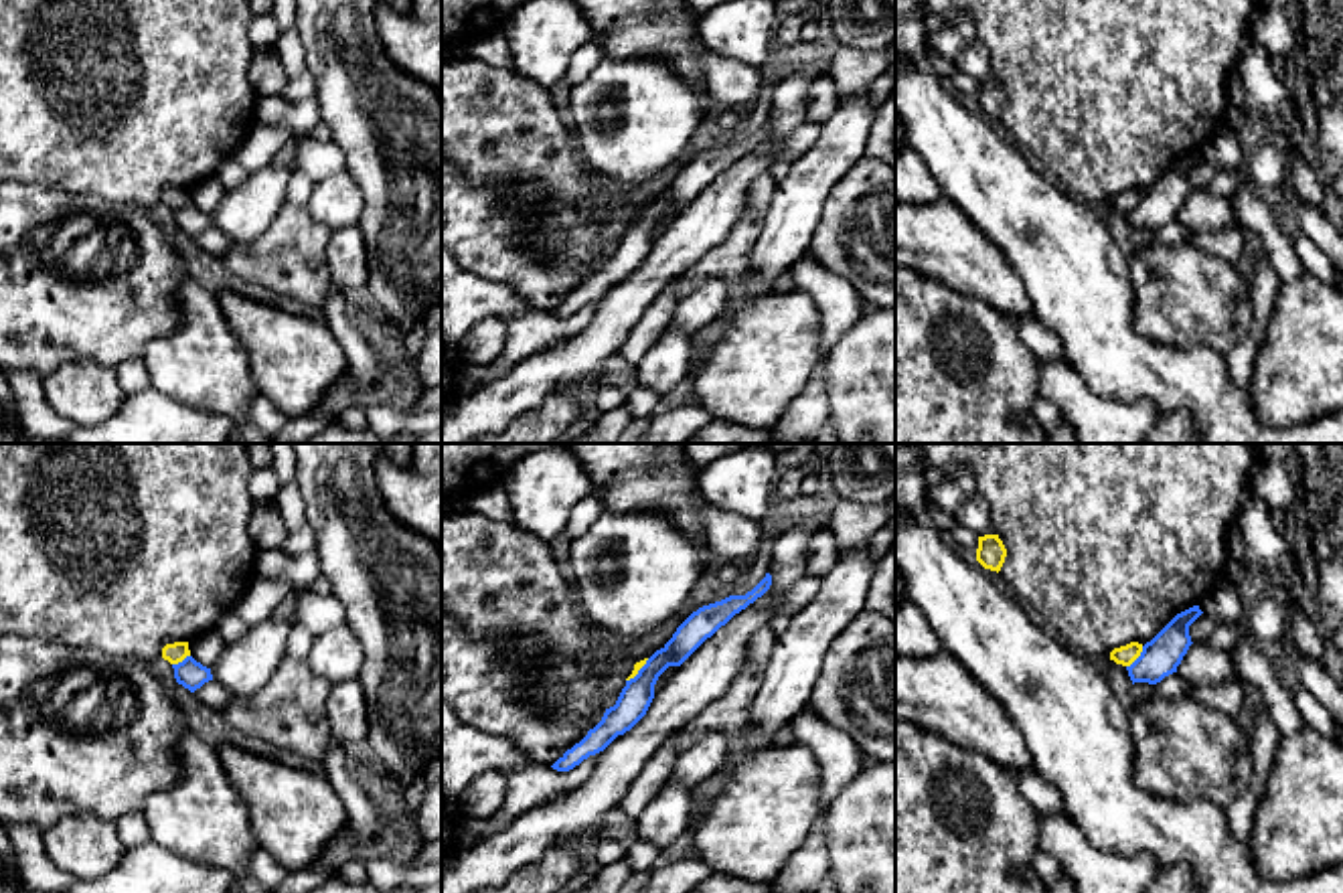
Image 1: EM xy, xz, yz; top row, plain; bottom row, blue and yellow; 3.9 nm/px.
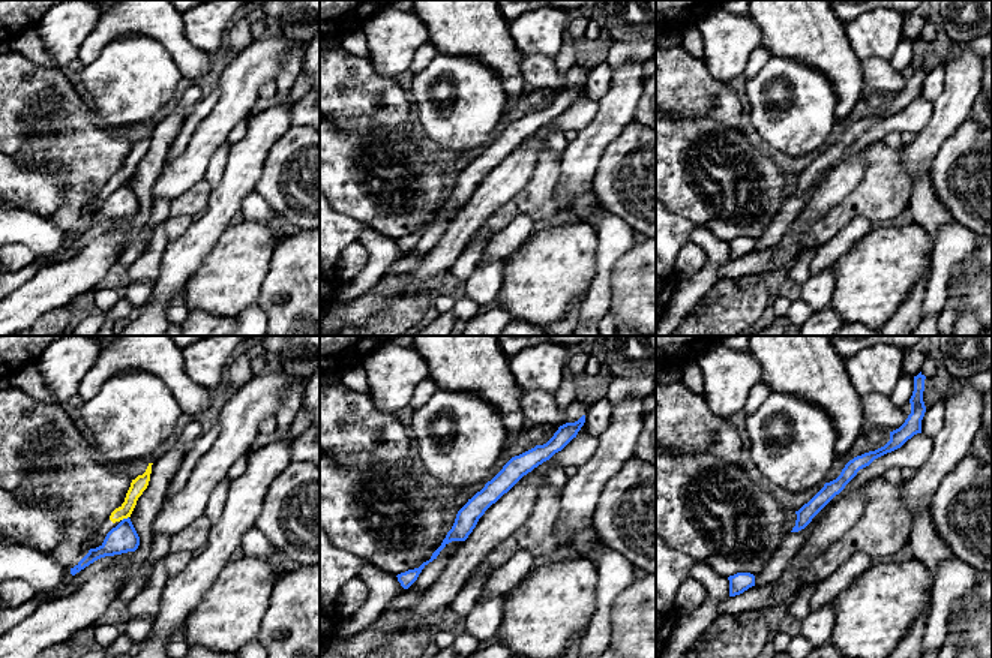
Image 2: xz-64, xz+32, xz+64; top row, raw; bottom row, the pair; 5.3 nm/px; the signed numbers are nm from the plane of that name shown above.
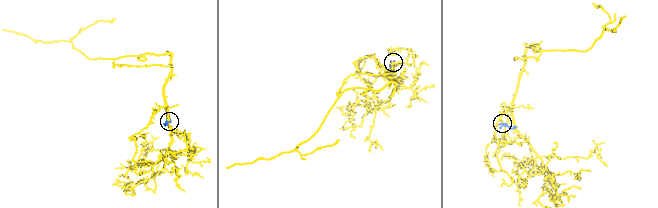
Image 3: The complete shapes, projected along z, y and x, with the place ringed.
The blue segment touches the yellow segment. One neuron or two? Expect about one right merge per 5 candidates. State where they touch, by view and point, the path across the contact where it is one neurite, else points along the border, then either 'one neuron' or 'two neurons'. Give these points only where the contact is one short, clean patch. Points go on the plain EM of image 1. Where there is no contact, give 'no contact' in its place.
meets blue in yz at (1139, 203); border along yz (1143, 193), (1127, 213); two neurons

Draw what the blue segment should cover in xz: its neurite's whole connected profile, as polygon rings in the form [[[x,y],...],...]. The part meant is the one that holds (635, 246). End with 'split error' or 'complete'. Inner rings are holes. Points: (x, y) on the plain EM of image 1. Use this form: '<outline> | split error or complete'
[[[766,124],[745,142],[729,142],[693,158],[673,180],[673,184],[656,196],[638,221],[626,227],[614,253],[606,255],[602,267],[587,281],[567,296],[551,314],[569,318],[589,302],[604,298],[618,281],[630,277],[648,257],[654,245],[654,231],[668,213],[681,213],[707,184],[725,172],[735,160],[762,144],[772,132]]] | complete

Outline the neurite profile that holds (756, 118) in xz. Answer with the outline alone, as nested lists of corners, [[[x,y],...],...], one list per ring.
[[[766,103],[754,105],[754,109],[743,115],[743,121],[731,142],[745,142],[752,138],[766,124],[768,115],[770,111]]]

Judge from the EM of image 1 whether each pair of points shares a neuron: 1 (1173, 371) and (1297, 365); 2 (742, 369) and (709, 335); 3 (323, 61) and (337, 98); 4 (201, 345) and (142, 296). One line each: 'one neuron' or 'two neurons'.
1: two neurons
2: two neurons
3: one neuron
4: two neurons

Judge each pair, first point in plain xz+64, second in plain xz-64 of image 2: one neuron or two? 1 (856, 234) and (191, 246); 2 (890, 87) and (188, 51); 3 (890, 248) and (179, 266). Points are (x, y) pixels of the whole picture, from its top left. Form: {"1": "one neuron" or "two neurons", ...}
{"1": "two neurons", "2": "one neuron", "3": "two neurons"}

